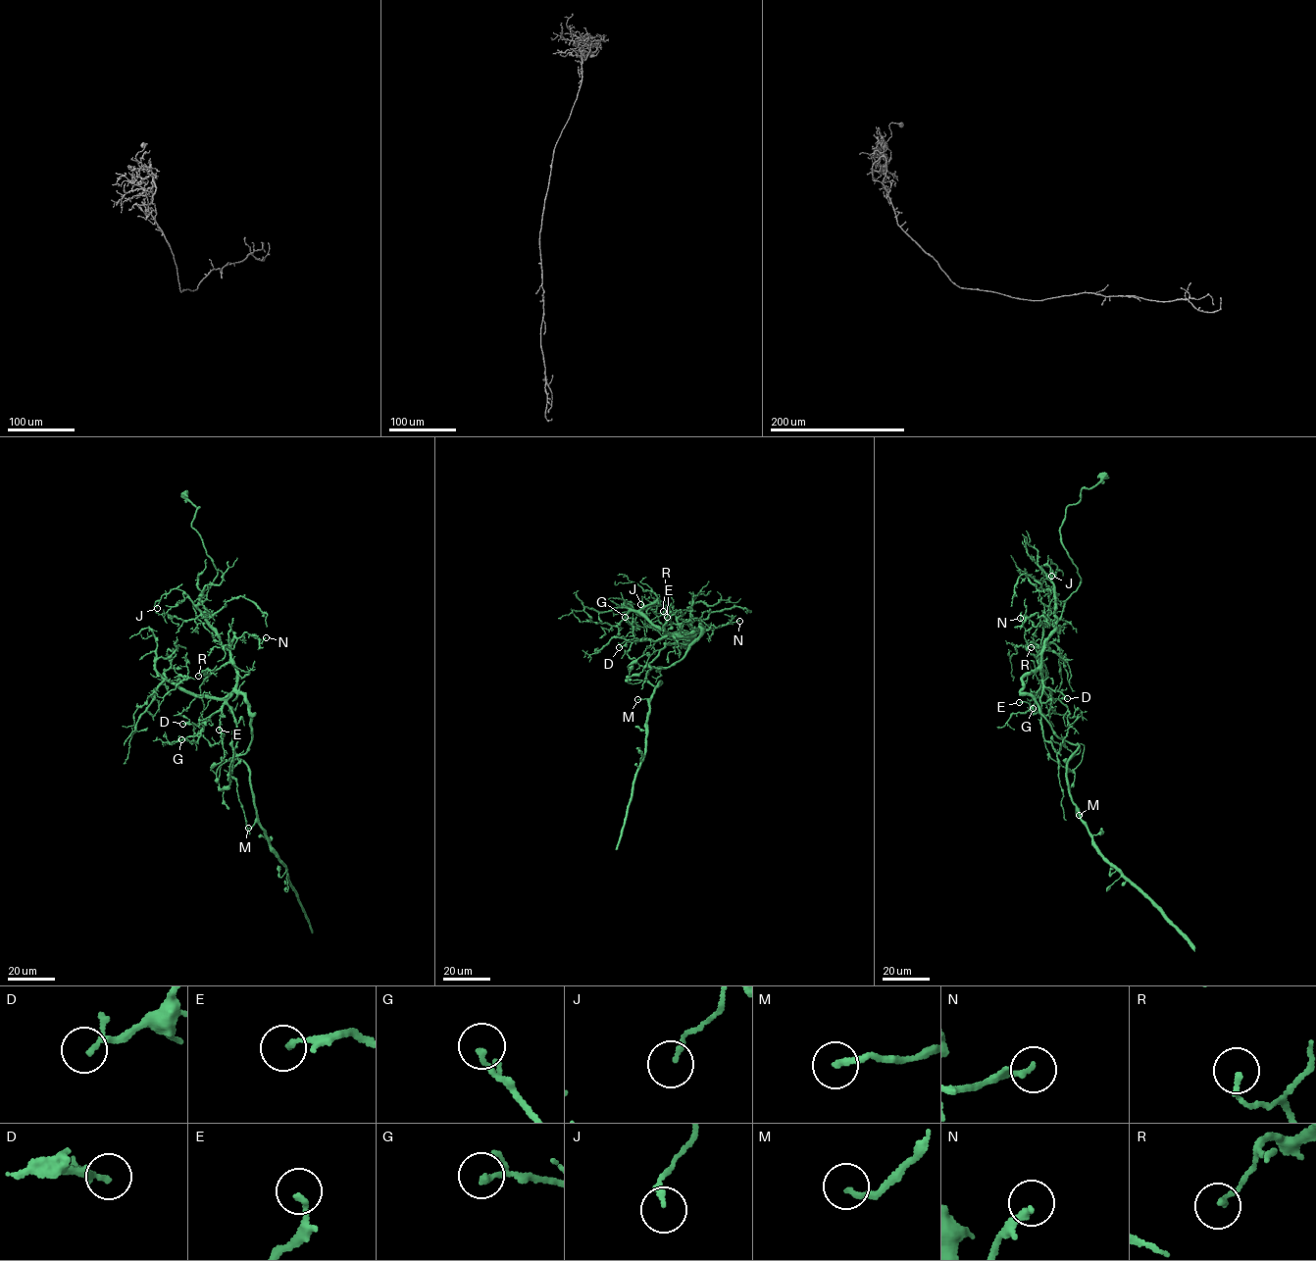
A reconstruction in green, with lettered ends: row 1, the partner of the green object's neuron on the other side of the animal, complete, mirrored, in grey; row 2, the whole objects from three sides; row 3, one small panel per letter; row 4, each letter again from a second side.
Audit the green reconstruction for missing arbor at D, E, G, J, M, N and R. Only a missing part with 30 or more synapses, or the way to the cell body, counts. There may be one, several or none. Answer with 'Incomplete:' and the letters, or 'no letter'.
Incomplete: M

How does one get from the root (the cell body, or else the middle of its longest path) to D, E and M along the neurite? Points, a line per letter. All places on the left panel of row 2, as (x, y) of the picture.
D: (251, 726), (253, 715), (248, 703), (241, 694), (232, 691), (224, 705), (206, 721), (182, 724)
E: (251, 726), (253, 715), (248, 703), (241, 694), (232, 691), (223, 705), (219, 730)
M: (251, 726), (249, 749), (229, 760), (242, 760), (249, 774), (256, 817), (254, 824), (248, 828)

